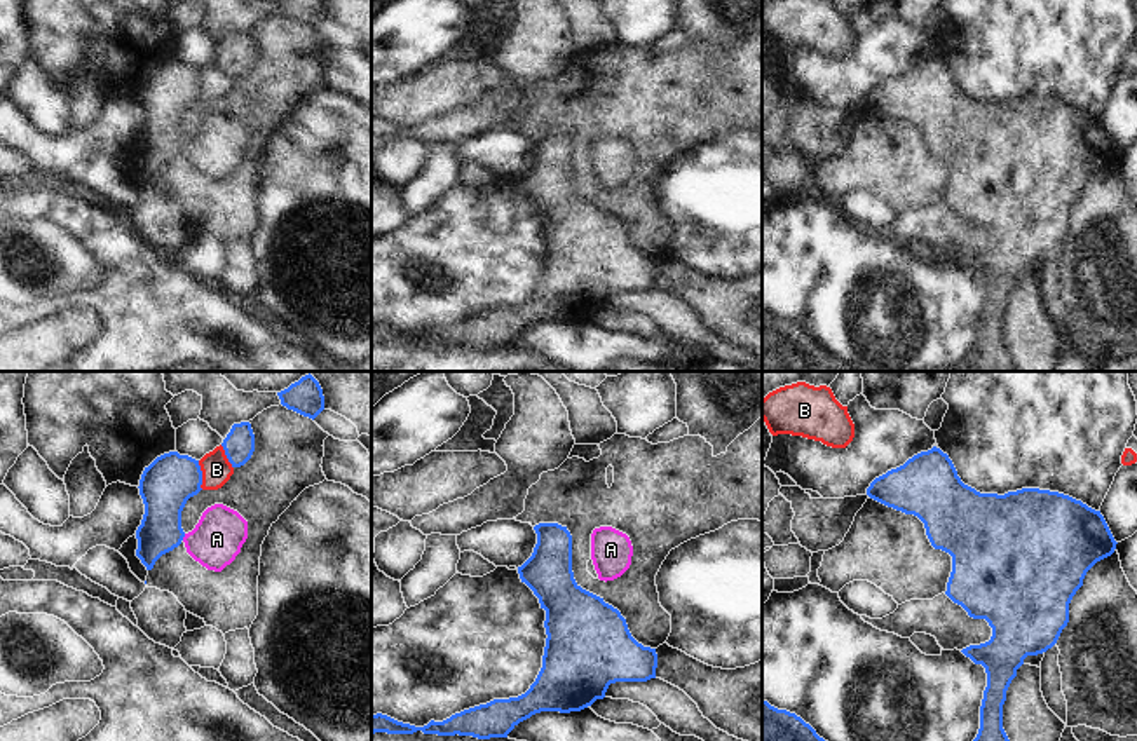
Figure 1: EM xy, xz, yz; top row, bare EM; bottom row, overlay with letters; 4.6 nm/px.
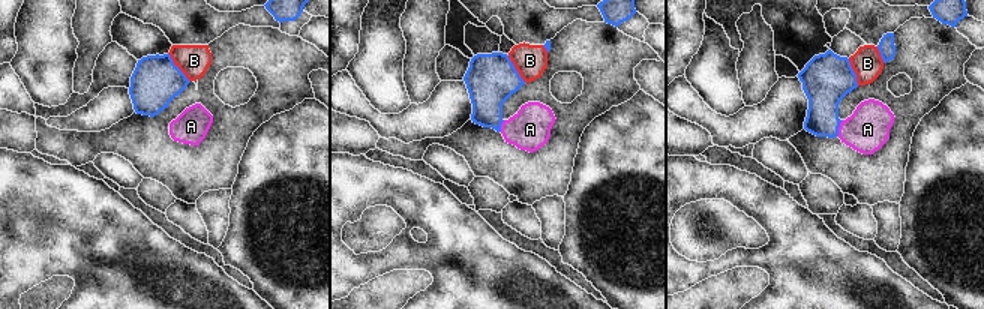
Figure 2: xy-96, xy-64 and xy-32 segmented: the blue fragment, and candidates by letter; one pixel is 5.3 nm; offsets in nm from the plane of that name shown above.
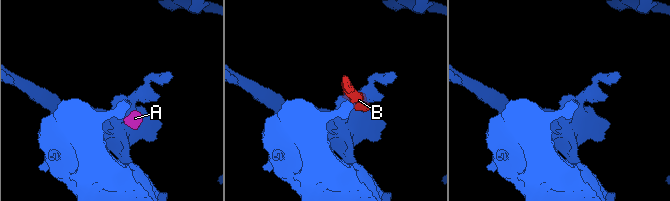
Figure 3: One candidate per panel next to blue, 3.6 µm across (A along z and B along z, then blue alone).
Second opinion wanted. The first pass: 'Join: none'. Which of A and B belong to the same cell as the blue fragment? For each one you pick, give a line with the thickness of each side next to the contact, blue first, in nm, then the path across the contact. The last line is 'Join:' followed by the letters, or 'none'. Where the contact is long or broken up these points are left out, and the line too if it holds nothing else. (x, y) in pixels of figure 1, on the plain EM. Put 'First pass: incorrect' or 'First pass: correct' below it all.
A: 240 nm thick on the blue side, 240 nm on the other; runs through xy (166, 95), (166, 129), (183, 145), (217, 149)
Join: A
First pass: incorrect

